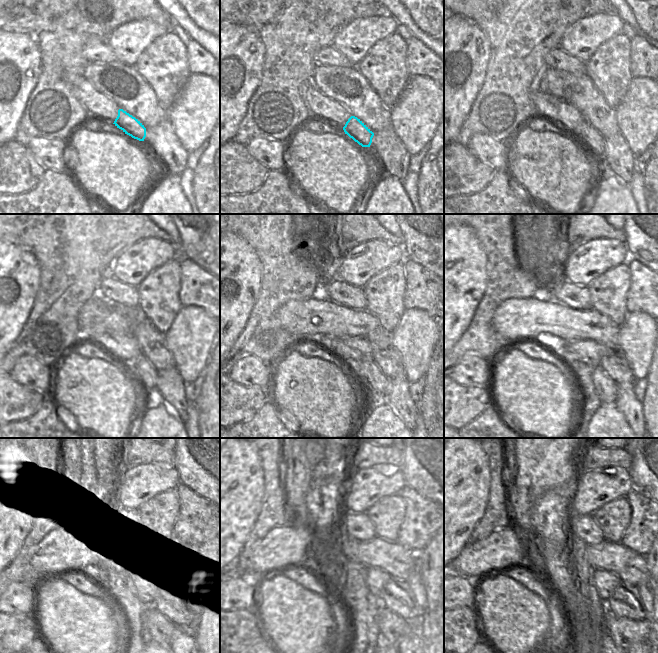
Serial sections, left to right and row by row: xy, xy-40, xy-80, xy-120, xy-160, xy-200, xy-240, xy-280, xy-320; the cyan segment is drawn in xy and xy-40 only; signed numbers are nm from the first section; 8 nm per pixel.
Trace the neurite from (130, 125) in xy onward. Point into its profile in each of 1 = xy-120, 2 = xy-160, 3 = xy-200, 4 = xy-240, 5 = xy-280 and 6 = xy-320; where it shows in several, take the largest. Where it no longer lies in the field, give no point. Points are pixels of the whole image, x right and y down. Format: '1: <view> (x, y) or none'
1: xy-120 (142, 368)
2: xy-160 (375, 383)
3: xy-200 (605, 389)
4: xy-240 (156, 626)
5: xy-280 (391, 628)
6: xy-320 (623, 632)

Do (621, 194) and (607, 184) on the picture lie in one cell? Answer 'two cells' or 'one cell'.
one cell

